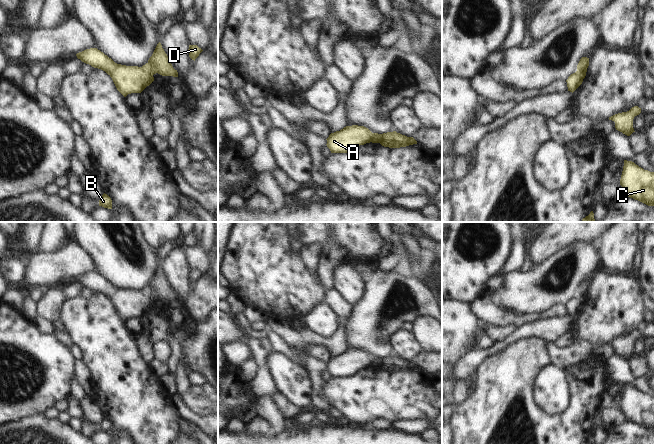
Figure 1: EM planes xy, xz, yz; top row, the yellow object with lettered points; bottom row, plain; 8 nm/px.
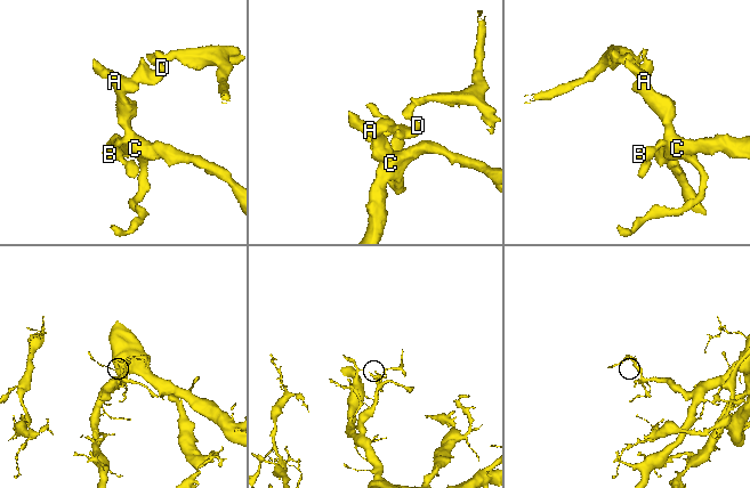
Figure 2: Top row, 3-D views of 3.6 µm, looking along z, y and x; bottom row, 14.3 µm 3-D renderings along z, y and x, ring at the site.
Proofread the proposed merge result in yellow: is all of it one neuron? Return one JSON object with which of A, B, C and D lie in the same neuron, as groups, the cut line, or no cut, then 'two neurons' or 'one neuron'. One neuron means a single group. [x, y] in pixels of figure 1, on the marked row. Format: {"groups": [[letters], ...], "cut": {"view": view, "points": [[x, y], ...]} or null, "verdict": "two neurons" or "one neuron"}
{"groups": [["A", "B", "C"], ["D"]], "cut": {"view": "xy", "points": [[140, 67], [152, 75]]}, "verdict": "two neurons"}

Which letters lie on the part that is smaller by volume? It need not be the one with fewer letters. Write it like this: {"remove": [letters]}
{"remove": ["D"]}

